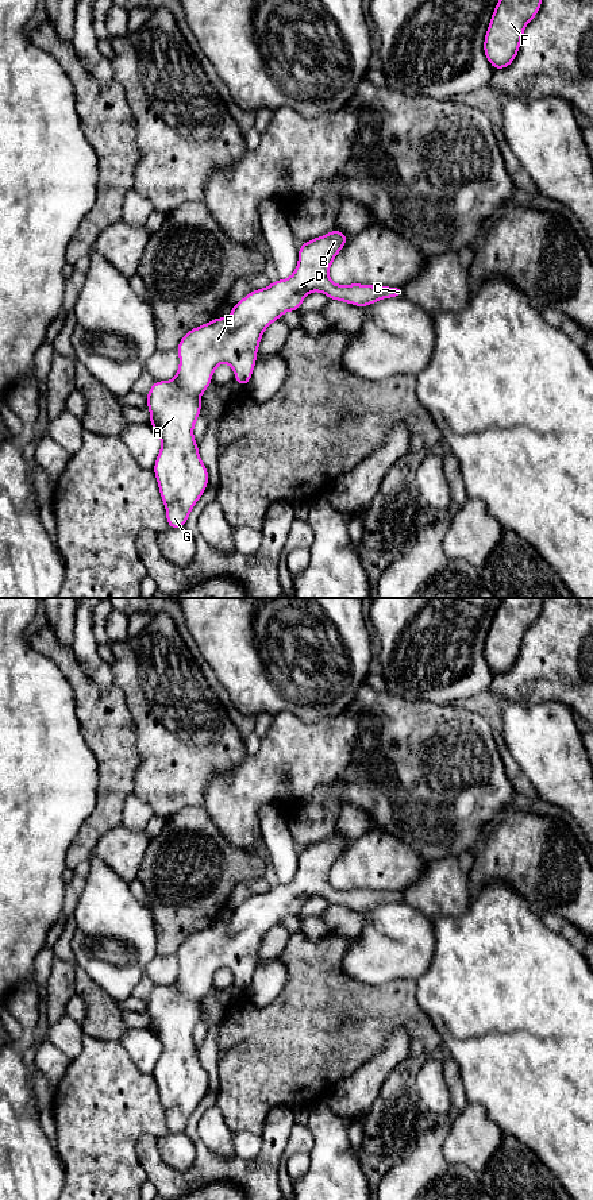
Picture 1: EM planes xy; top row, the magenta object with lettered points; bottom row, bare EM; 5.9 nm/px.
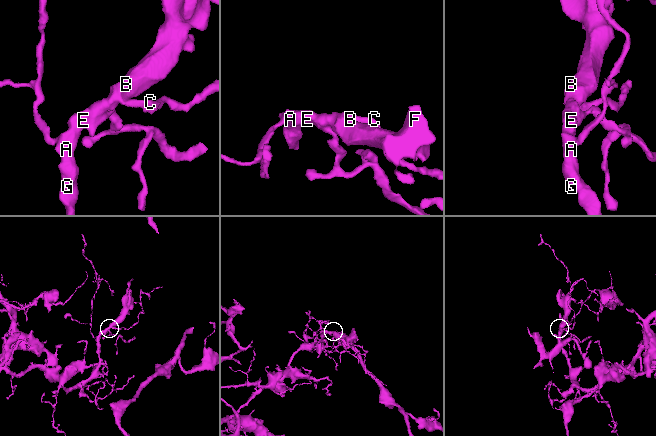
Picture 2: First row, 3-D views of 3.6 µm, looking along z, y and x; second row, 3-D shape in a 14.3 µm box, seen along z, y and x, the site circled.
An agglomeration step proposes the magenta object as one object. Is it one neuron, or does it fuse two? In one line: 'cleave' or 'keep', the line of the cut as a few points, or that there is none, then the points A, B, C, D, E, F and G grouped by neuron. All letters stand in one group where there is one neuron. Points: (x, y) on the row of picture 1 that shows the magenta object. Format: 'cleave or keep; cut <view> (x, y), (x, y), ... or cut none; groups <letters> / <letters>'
keep; cut none; groups A B C D E F G

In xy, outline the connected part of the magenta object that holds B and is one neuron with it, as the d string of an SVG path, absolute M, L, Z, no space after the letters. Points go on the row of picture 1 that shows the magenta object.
M332 229L327 235L301 244L297 267L288 279L278 279L267 288L251 290L232 306L228 317L216 317L186 332L177 346L180 367L176 377L166 382L155 381L153 383L146 396L151 414L149 424L157 431L162 444L153 472L157 476L161 498L166 508L166 521L172 529L185 526L190 510L208 486L208 470L200 459L193 427L201 412L200 397L212 382L215 369L220 363L228 363L234 369L235 381L240 386L247 386L257 363L257 351L263 331L285 312L299 312L305 296L311 292L321 292L330 300L362 308L382 298L403 297L401 286L336 285L330 279L330 266L347 240L349 238L342 231Z

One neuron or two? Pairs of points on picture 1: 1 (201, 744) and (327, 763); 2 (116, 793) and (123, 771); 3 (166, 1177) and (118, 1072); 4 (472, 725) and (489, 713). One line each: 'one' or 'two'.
1: two
2: one
3: two
4: two

